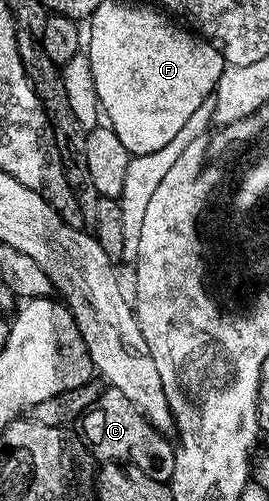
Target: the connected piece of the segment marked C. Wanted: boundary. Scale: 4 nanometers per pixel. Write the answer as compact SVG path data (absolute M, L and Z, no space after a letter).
M107 386L94 406L82 416L81 427L81 434L95 460L125 463L148 473L148 477L156 481L169 484L176 465L175 444L171 440L169 443L166 440L169 438L163 432L154 430L154 426L138 412L136 405L132 405L132 401L120 393L120 389Z

